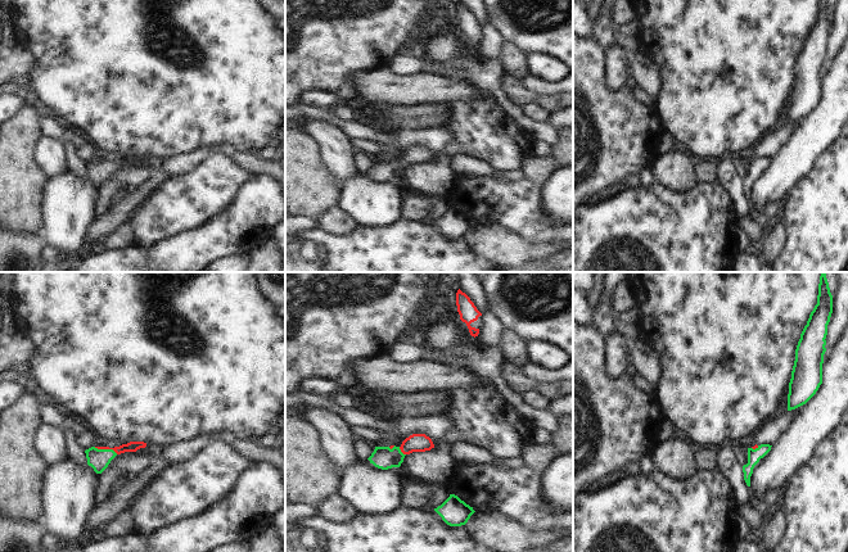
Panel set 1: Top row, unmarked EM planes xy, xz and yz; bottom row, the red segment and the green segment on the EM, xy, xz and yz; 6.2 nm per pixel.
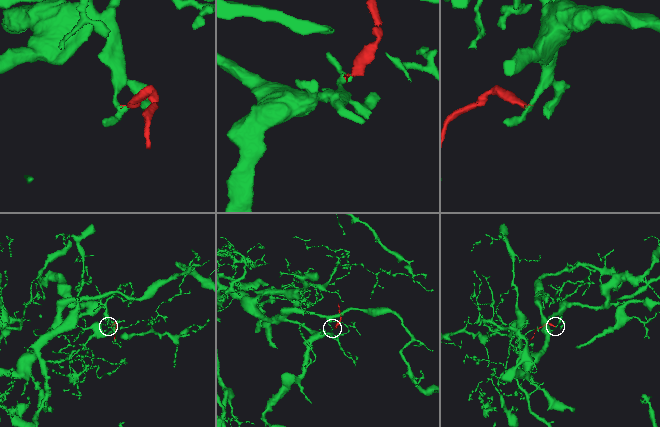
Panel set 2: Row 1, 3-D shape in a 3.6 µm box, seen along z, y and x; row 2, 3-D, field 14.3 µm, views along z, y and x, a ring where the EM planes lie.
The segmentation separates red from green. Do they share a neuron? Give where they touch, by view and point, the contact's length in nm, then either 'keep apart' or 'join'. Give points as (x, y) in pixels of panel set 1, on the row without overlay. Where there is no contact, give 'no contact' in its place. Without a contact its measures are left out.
meets red in xy at (106, 161); contact 160 nm long; join

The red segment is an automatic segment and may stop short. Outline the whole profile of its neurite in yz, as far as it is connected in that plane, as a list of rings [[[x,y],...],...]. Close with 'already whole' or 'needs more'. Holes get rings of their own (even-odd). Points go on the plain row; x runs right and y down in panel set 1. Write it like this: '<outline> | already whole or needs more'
[[[755,157],[754,159],[748,160],[748,176],[743,178],[744,193],[748,199],[750,199],[750,189],[754,178],[771,163],[771,159],[772,158],[770,157]]] | needs more

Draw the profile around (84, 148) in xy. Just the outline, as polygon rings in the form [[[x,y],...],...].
[[[75,131],[71,135],[71,142],[75,148],[76,154],[85,162],[95,159],[95,153],[94,153],[95,145],[87,137]]]

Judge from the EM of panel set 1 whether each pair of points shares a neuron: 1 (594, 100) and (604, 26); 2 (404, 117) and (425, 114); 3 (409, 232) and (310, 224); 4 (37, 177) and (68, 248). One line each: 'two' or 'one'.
1: two
2: one
3: two
4: two

